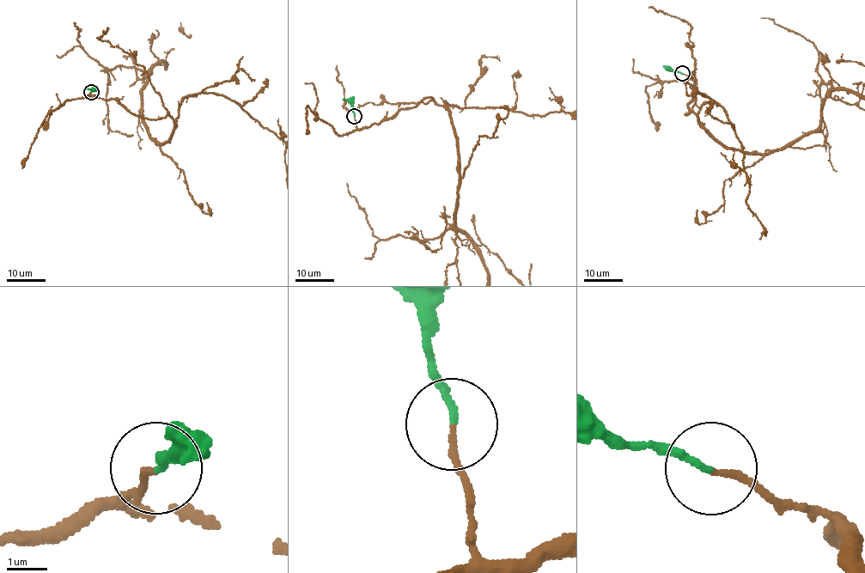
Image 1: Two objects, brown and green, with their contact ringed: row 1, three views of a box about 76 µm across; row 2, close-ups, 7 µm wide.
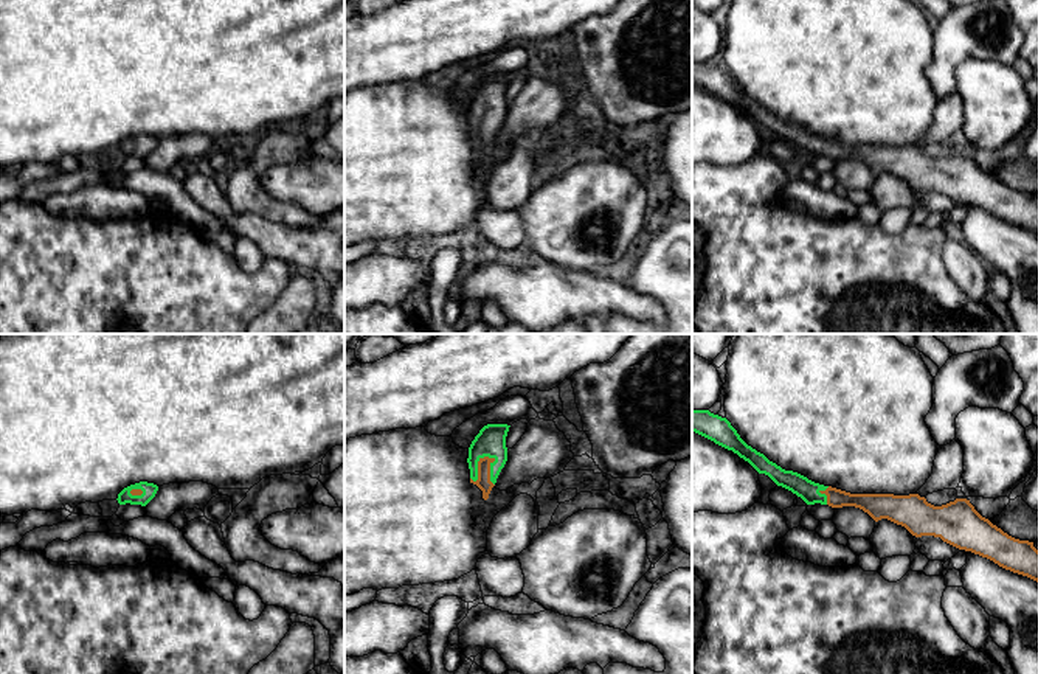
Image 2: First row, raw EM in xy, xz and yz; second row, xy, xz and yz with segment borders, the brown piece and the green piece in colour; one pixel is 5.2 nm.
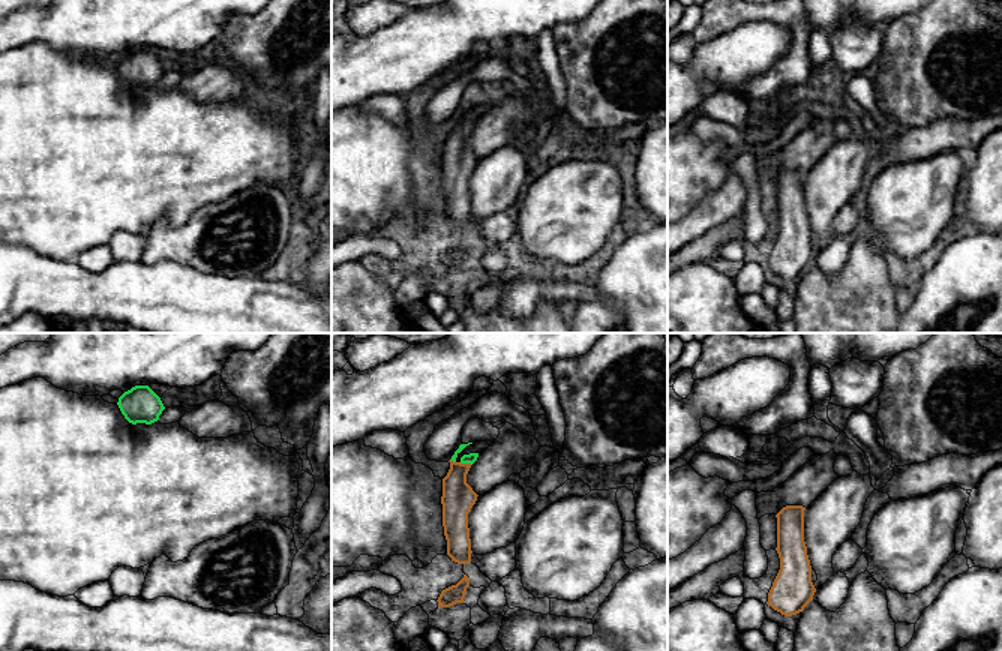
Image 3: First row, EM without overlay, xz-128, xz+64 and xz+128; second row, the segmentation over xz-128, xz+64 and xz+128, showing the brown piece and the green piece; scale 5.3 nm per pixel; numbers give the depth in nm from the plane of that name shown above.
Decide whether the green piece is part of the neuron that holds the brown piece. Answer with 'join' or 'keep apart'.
join

